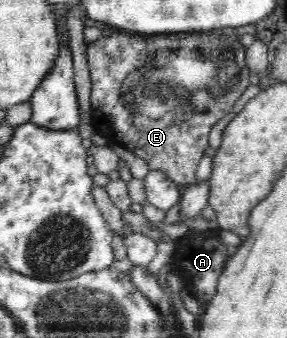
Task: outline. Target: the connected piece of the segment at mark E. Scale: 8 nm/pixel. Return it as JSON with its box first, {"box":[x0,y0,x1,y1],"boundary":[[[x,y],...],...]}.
{"box":[86,28,257,186],"boundary":[[[215,28],[201,34],[137,32],[120,30],[86,43],[92,82],[91,124],[97,133],[145,160],[149,170],[165,171],[180,186],[187,186],[195,180],[195,170],[209,146],[207,138],[213,125],[231,112],[237,99],[243,98],[247,86],[257,82],[256,73],[247,68],[248,47],[241,46],[241,36],[233,34],[235,30]]]}

